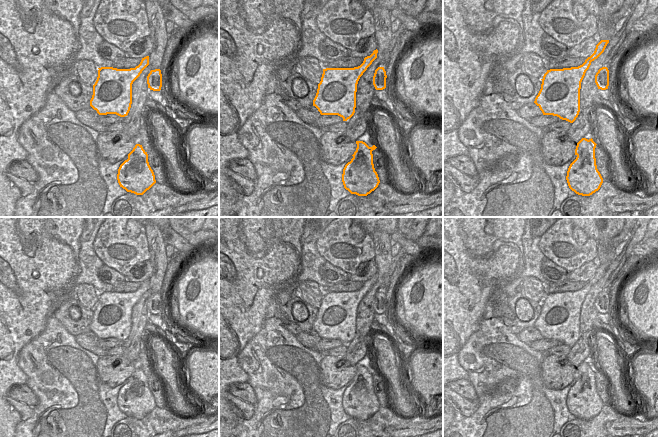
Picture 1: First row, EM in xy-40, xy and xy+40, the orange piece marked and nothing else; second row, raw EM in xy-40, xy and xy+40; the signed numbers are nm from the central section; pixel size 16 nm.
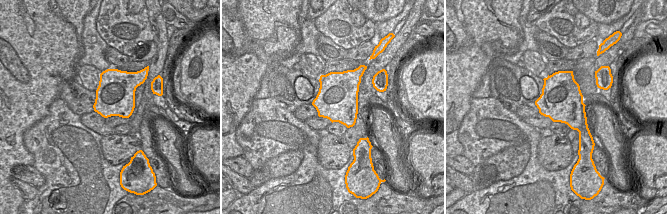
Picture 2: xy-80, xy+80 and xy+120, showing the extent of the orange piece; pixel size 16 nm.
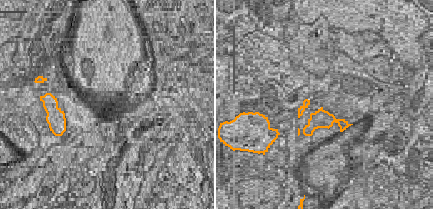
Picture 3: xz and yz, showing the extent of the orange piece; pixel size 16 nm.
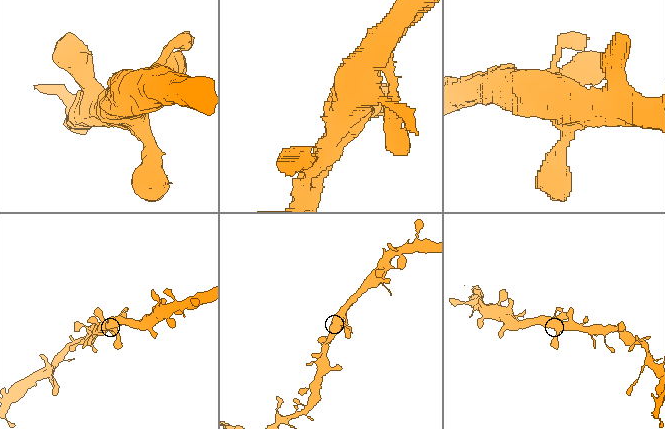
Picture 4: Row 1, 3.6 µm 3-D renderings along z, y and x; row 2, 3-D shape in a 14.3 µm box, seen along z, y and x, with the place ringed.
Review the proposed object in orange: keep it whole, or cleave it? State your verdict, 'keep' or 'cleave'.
keep

